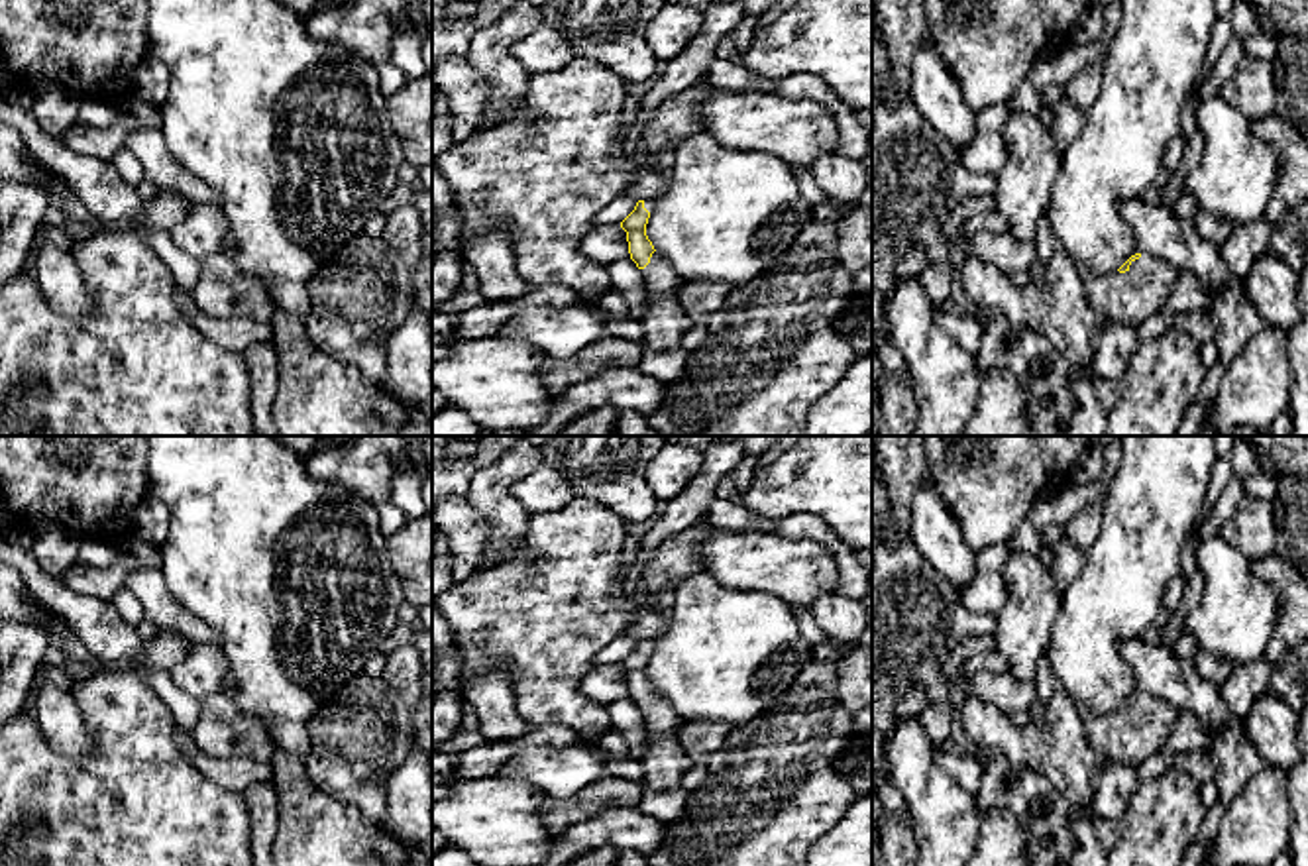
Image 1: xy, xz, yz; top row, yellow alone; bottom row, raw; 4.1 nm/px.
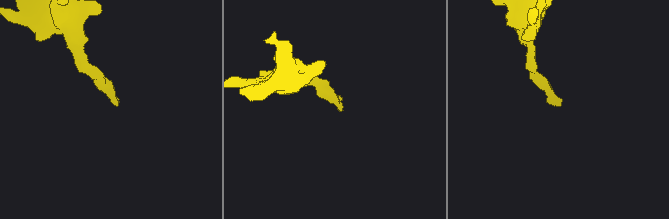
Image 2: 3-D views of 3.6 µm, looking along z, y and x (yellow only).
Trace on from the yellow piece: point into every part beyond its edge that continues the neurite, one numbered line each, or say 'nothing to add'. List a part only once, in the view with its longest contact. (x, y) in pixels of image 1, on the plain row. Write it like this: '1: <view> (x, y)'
1: yz (1132, 737)

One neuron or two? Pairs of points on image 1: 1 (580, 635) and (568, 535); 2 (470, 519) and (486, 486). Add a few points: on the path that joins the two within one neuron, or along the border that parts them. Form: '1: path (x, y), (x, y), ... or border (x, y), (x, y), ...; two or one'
1: path (570, 609), (570, 560); one
2: border (464, 497), (488, 523), (490, 539), (484, 552); two

